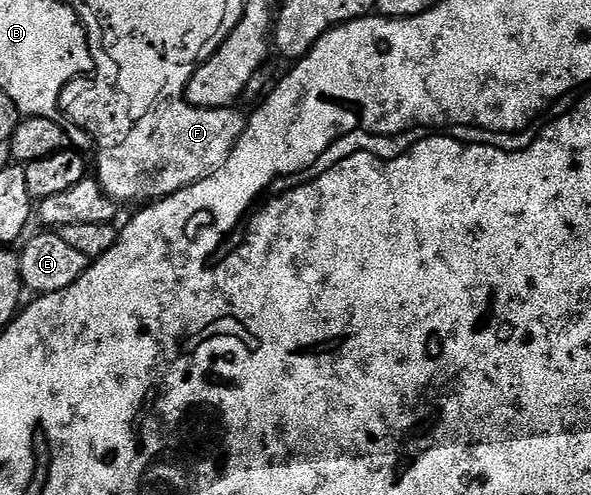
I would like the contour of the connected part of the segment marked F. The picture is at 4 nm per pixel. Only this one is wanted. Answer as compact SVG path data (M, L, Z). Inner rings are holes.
M179 99L171 109L171 129L157 127L157 143L153 143L153 147L165 147L165 151L141 151L141 147L149 147L149 127L143 127L141 135L137 135L137 143L133 143L129 151L105 151L105 155L95 155L95 178L121 205L145 205L166 199L218 171L227 157L231 157L239 137L243 137L246 122L246 112L236 111L233 105L194 107Z

